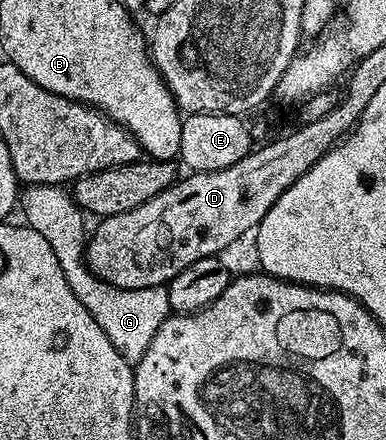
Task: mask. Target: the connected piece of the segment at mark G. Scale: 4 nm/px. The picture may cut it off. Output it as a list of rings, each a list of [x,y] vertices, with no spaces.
[[[61,250],[58,254],[58,265],[62,265],[62,273],[66,273],[66,282],[70,284],[74,297],[78,297],[82,305],[86,305],[90,317],[94,317],[94,321],[102,325],[102,333],[110,337],[110,345],[114,345],[114,349],[118,349],[118,353],[122,353],[128,363],[135,365],[142,361],[142,355],[146,353],[146,349],[150,349],[150,341],[154,341],[154,333],[158,333],[169,315],[173,314],[167,286],[118,289],[92,274],[79,250]]]

